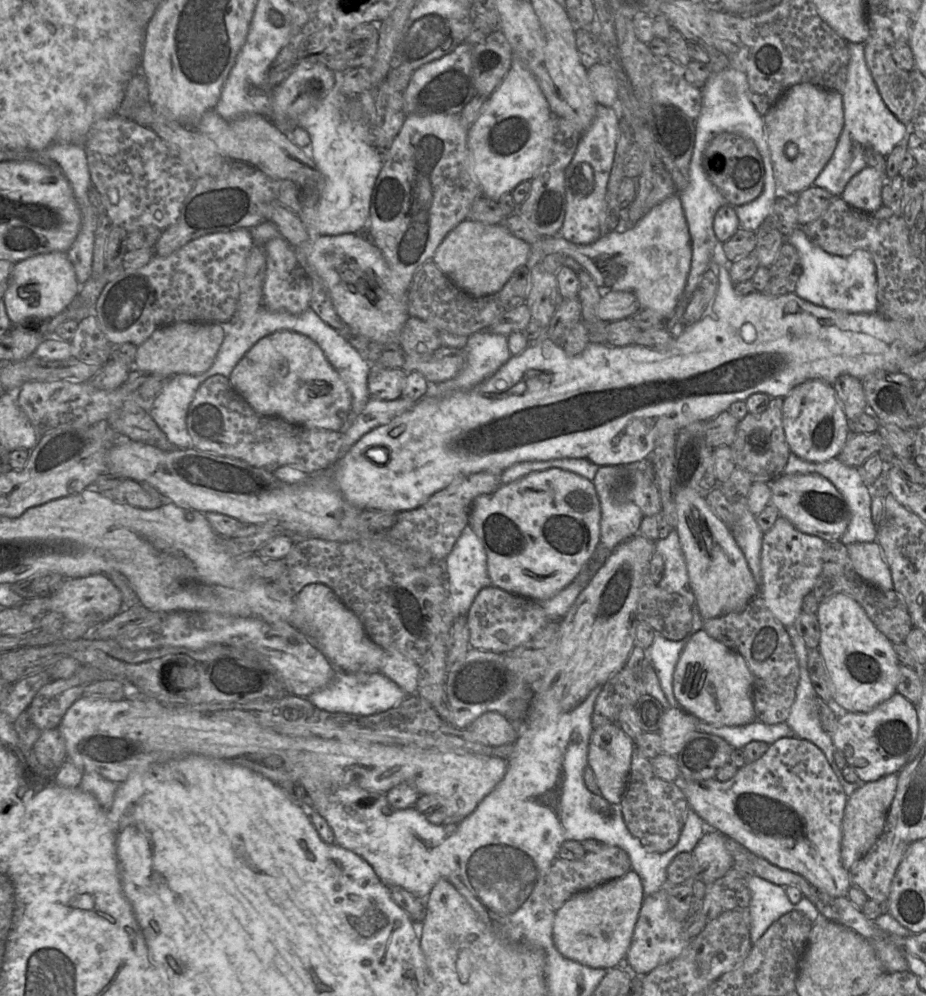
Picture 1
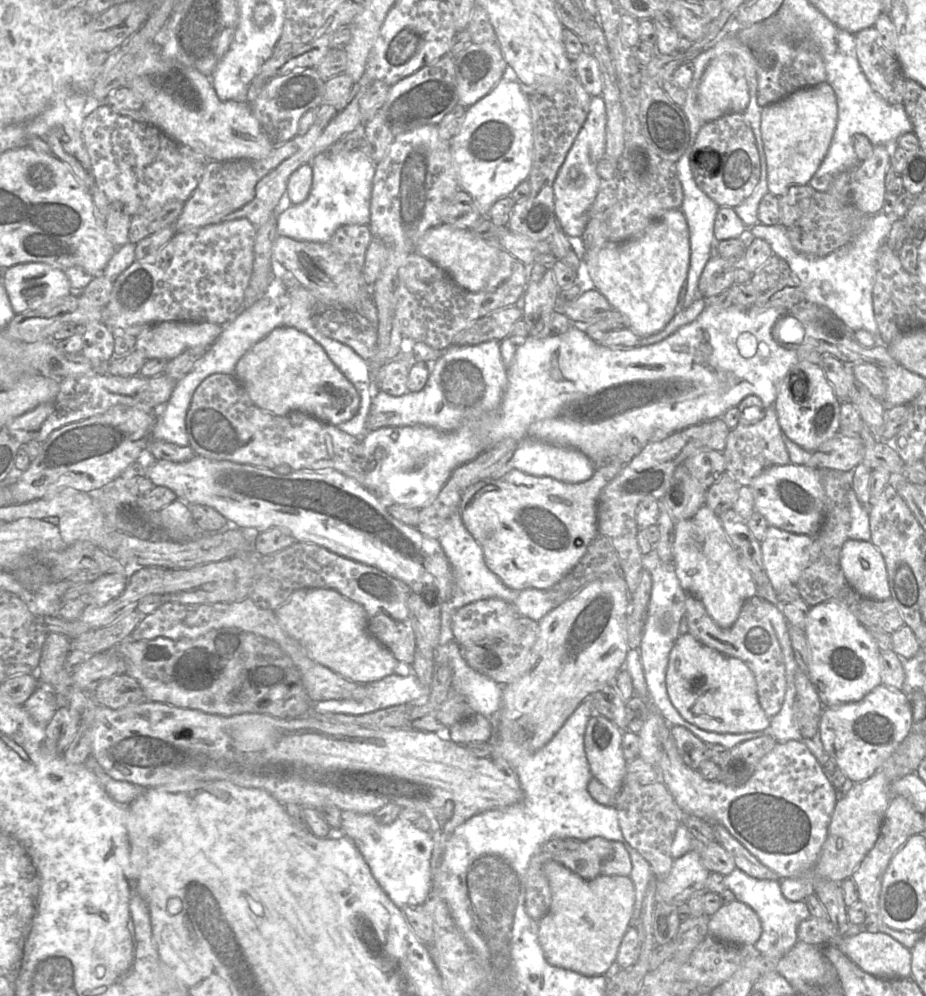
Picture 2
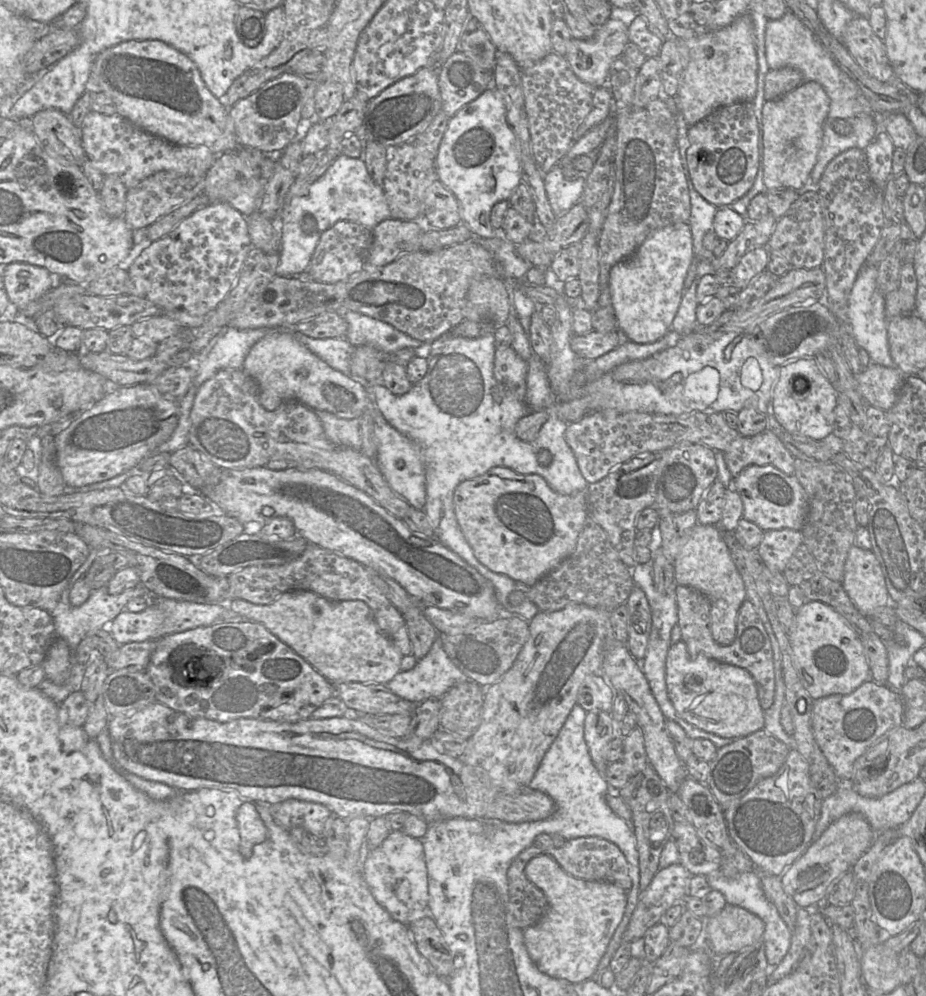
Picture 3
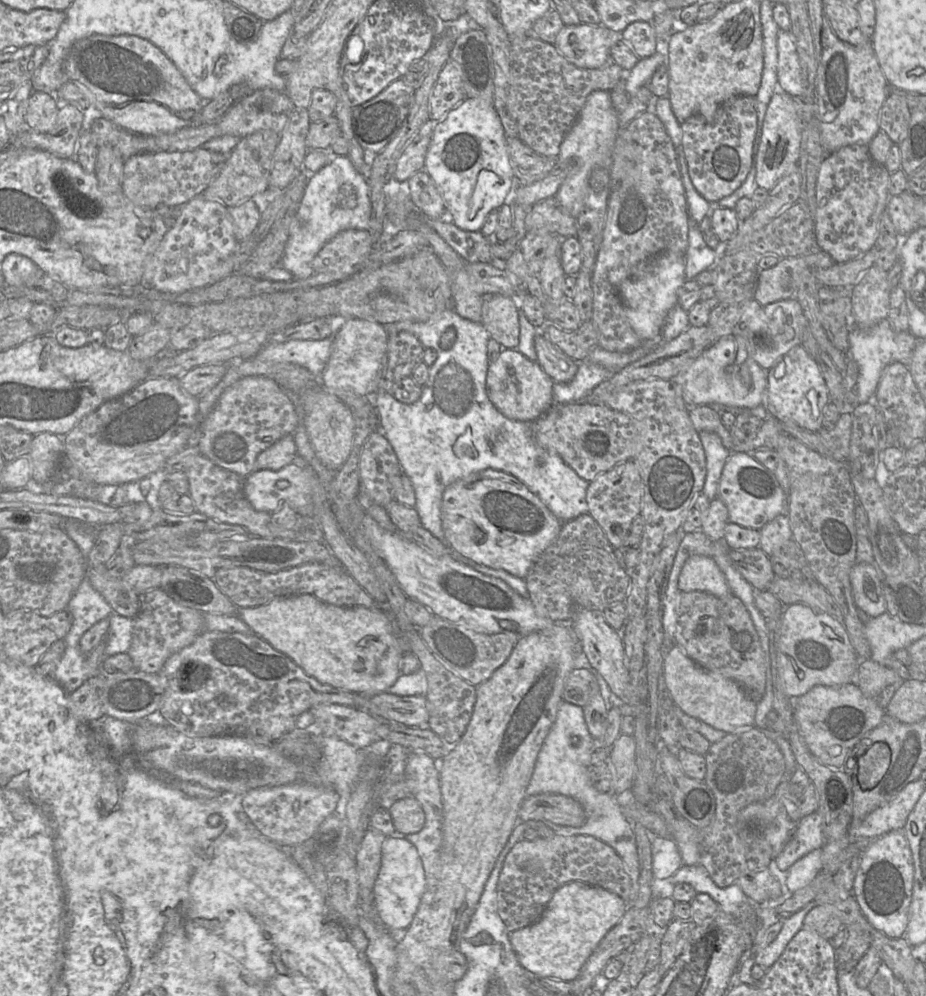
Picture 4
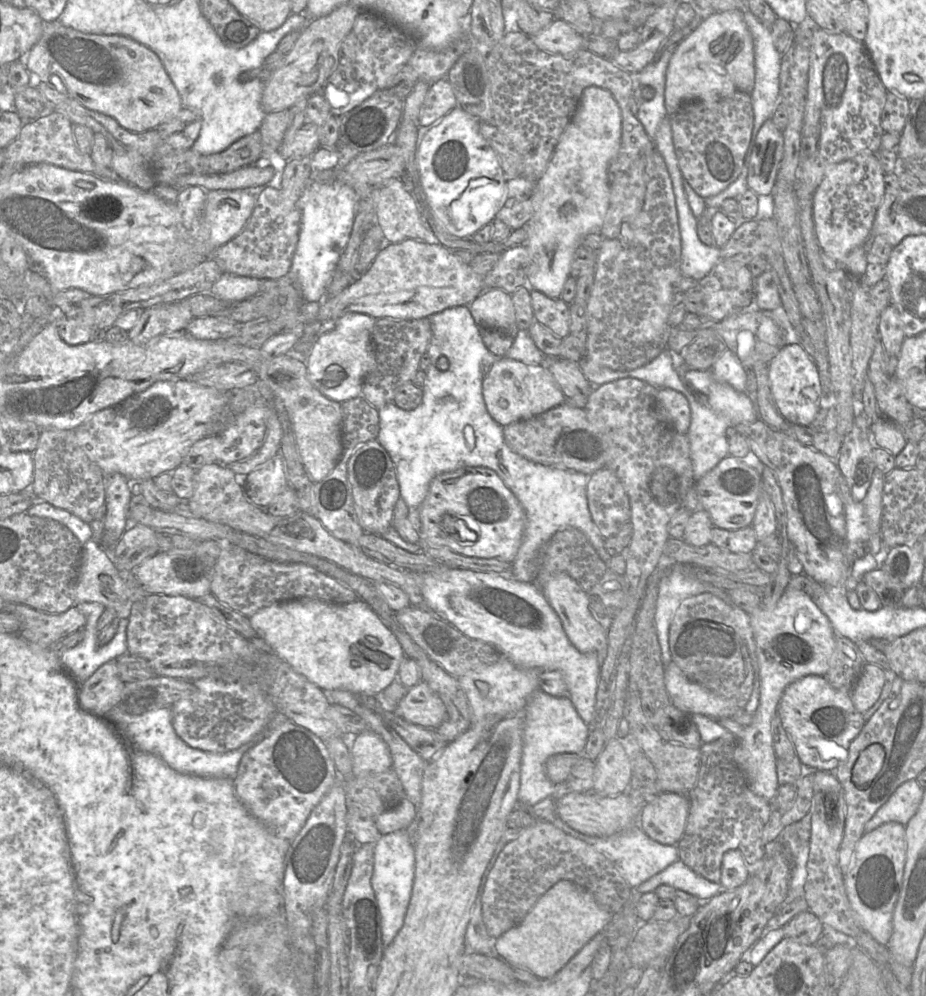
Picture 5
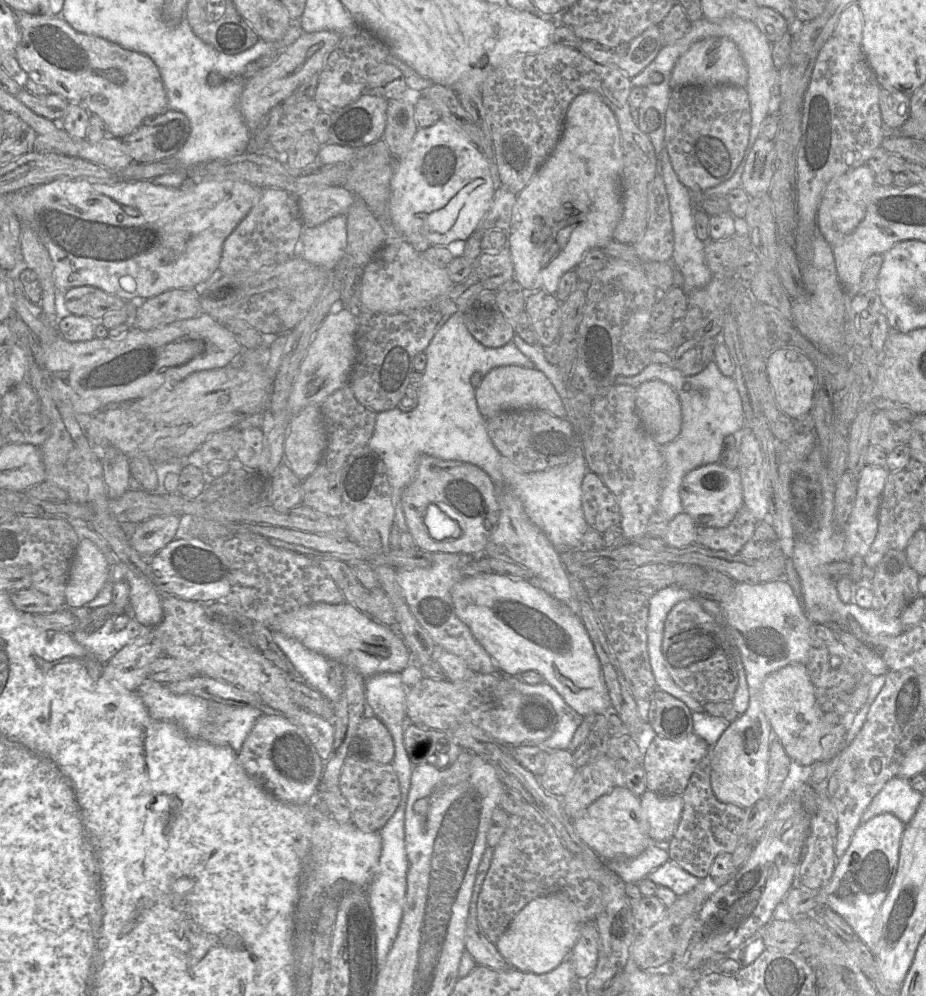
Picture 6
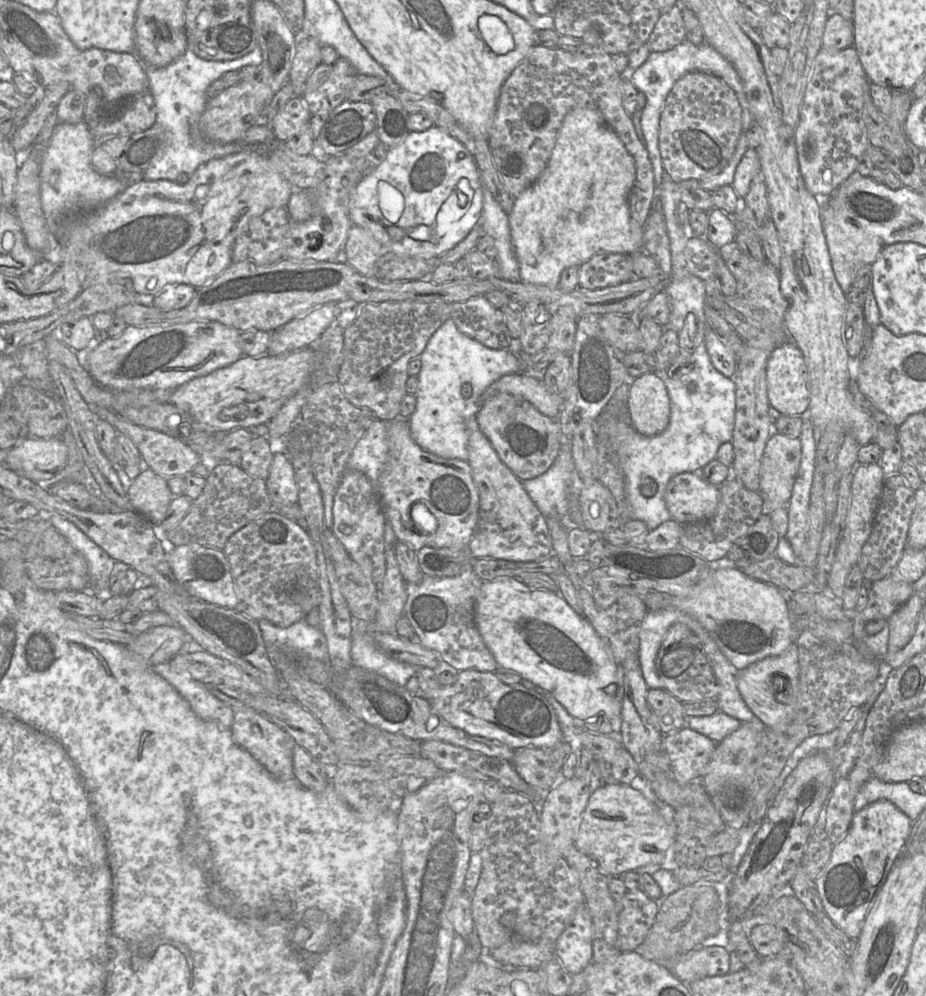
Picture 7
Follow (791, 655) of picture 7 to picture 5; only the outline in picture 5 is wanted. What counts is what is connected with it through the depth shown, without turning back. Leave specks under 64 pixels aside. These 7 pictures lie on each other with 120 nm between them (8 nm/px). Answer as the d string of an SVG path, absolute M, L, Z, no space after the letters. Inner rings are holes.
M807 675L789 684L780 699L777 713L800 762L813 771L834 772L848 758L851 741L865 720L850 698L850 692L833 688L823 676Z

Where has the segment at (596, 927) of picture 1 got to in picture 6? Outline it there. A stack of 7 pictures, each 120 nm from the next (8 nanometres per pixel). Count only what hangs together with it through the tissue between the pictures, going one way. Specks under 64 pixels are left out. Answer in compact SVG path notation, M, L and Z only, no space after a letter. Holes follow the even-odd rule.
M555 892L528 902L497 940L496 946L513 969L544 974L569 957L580 936L581 925L572 900L563 892Z

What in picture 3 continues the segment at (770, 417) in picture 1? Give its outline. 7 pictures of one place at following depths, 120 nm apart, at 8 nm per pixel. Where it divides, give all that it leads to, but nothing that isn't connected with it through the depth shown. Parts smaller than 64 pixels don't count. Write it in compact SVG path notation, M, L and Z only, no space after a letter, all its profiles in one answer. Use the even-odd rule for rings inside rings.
M768 428L756 435L740 437L723 453L732 478L750 465L772 465L787 475L794 474L794 456Z

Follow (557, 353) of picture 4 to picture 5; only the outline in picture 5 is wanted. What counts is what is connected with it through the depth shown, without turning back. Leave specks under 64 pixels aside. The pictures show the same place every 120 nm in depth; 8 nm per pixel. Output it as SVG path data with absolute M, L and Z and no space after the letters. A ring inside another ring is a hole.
M544 357L544 365L553 375L566 399L588 399L593 387L577 362L557 357Z

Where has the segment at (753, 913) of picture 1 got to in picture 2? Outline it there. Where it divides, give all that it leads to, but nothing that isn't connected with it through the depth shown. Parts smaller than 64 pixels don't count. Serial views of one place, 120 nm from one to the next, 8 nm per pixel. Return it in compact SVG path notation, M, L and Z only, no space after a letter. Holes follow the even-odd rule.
M738 868L725 875L723 881L726 888L735 895L736 900L750 906L760 919L762 932L754 945L755 950L771 959L781 959L797 943L798 925L811 918L806 903L787 900L781 892L779 881L757 879Z

